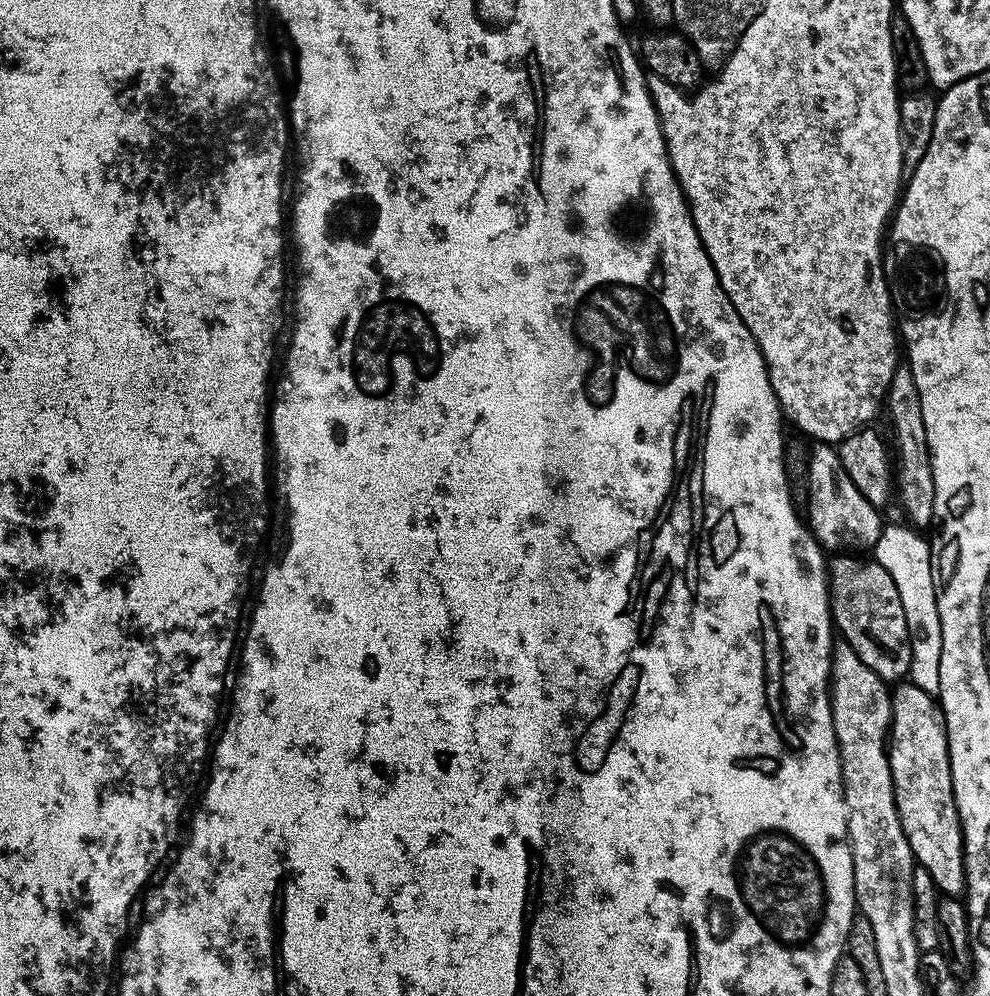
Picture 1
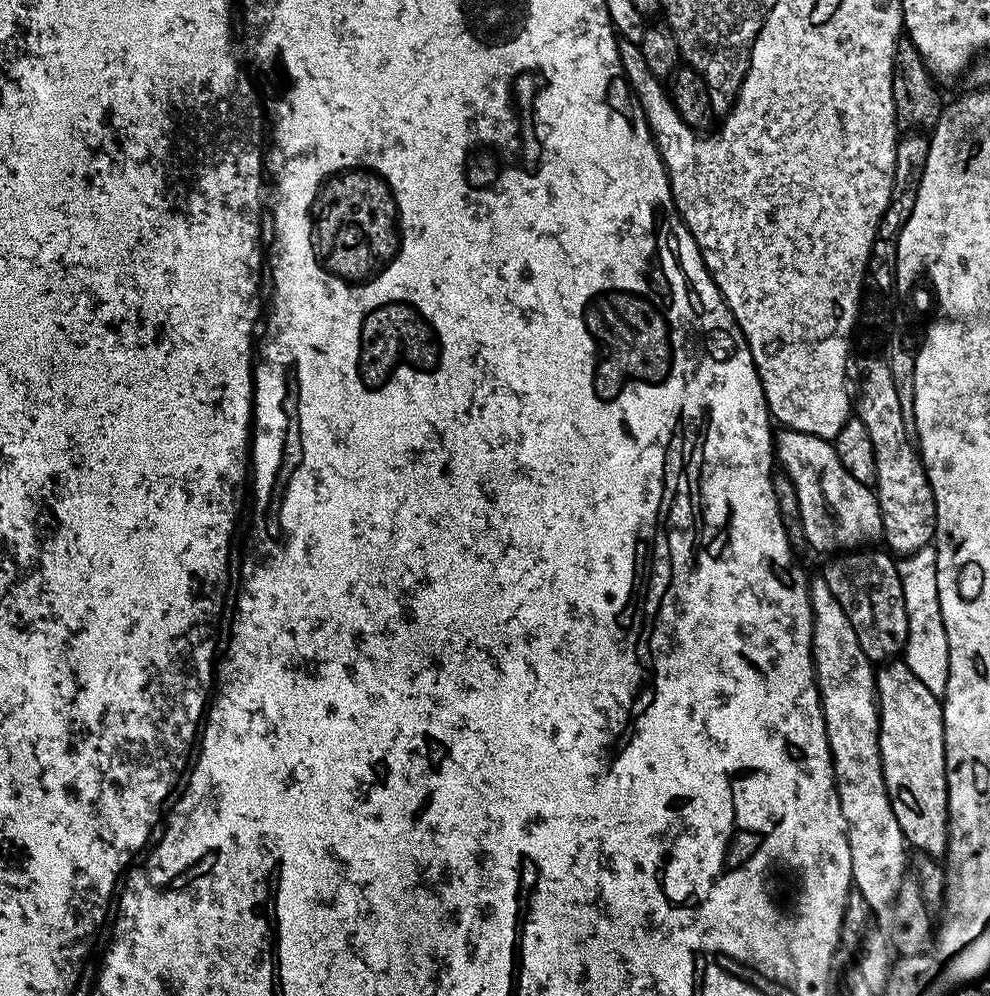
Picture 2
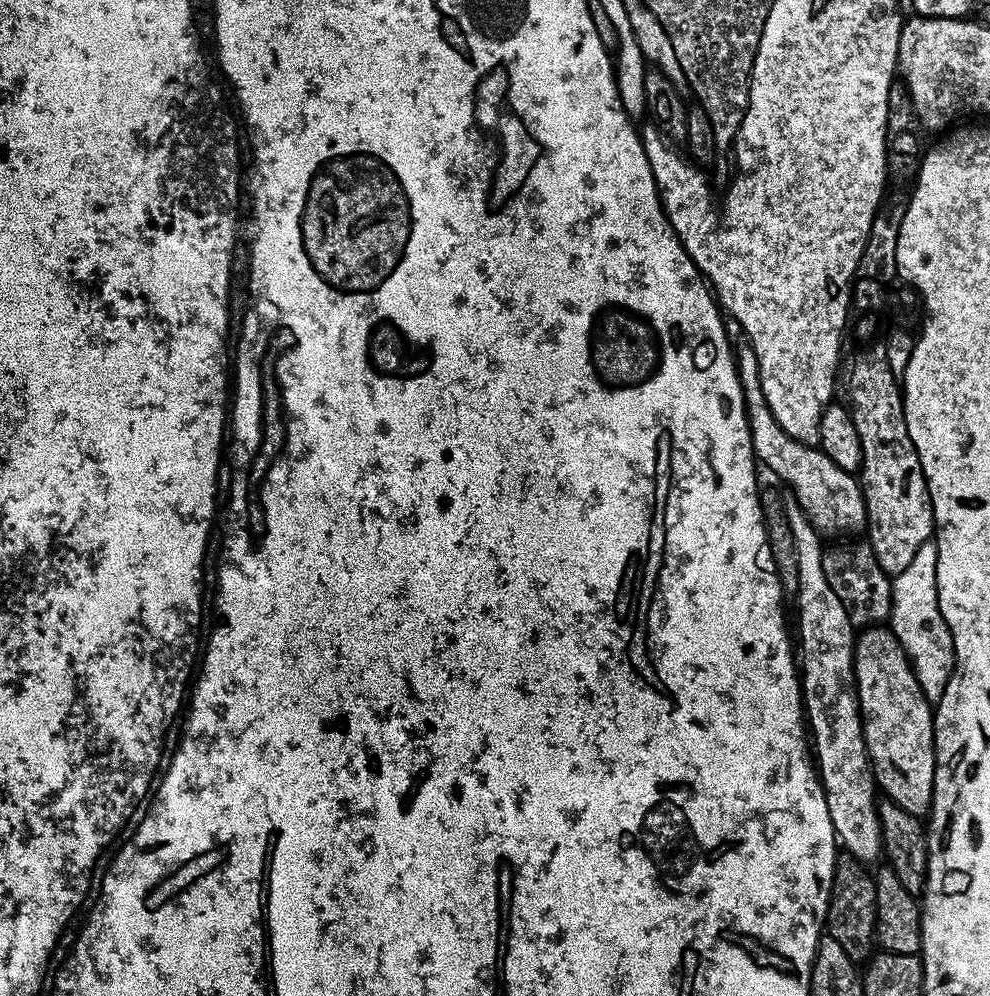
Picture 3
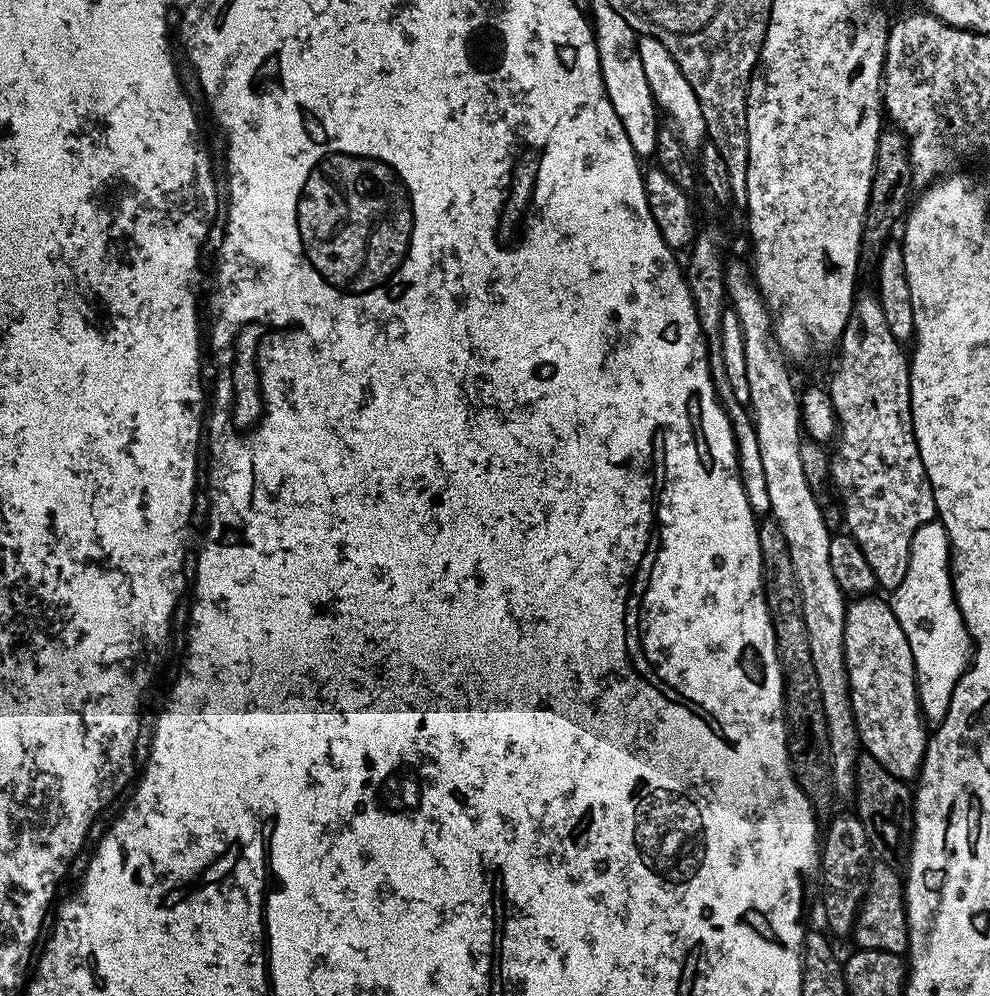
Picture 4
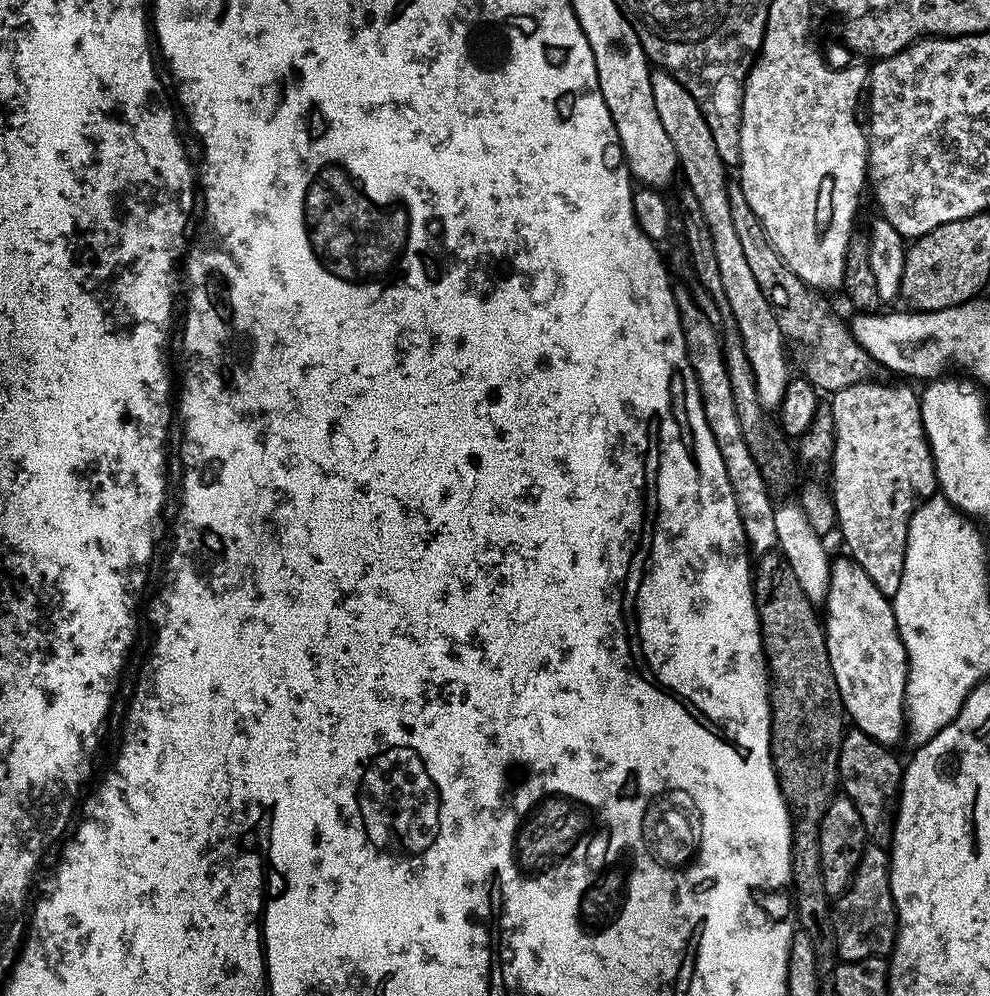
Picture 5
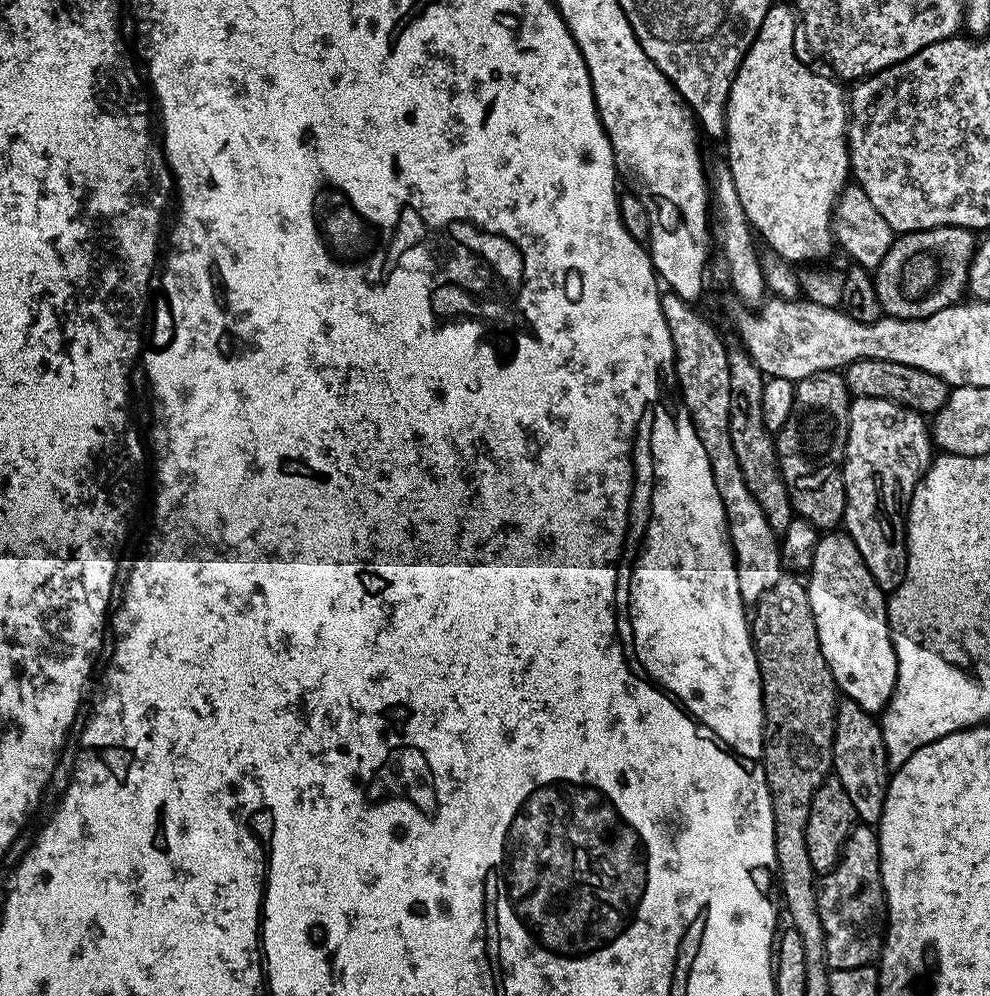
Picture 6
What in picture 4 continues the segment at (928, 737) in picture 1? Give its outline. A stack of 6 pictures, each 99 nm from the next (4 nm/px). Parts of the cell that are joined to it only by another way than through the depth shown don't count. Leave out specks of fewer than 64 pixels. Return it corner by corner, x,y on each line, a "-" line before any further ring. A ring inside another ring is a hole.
875,595
862,596
853,599
844,609
844,657
848,689
852,695
852,713
861,749
878,758
894,778
912,782
920,775
929,733
924,732
926,721
920,710
920,699
916,696
916,667
910,654
910,642
906,642
906,634
902,634
902,626
898,626
898,618
894,618
891,603
887,599
876,599

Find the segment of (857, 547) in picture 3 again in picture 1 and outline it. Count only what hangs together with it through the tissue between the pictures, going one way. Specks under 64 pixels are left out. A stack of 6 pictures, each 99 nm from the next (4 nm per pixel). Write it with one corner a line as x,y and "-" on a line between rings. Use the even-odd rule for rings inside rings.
836,554
827,561
828,565
828,601
832,606
832,622
837,633
842,635
843,643
850,646
850,650
854,650
854,654
858,654
858,658
862,658
862,662
866,662
866,666
870,666
870,670
874,670
874,674
878,674
878,678
882,678
885,682
900,682
910,673
910,662
912,661
912,651
910,650
910,634
906,626
906,610
902,610
902,598
898,598
898,586
894,586
894,578
890,578
890,574
886,574
886,570
876,559
869,558
864,554

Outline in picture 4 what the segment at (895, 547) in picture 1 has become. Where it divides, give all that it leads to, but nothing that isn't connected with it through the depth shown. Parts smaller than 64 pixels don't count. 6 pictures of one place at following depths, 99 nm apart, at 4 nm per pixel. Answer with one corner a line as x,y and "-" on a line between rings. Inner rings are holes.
939,519
923,524
914,534
906,578
902,578
902,586
891,593
890,603
898,626
902,626
902,634
906,634
906,642
910,642
921,713
925,721
939,722
950,706
954,686
967,670
974,651
968,628
956,605
948,535

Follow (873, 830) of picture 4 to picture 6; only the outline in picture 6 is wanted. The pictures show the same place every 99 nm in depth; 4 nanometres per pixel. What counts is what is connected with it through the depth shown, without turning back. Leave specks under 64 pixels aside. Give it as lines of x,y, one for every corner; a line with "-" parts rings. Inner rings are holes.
844,698
836,709
836,737
832,747
832,767
835,779
842,782
850,802
854,802
857,821
864,826
879,825
886,802
890,765
884,734
873,713
864,712
853,700

